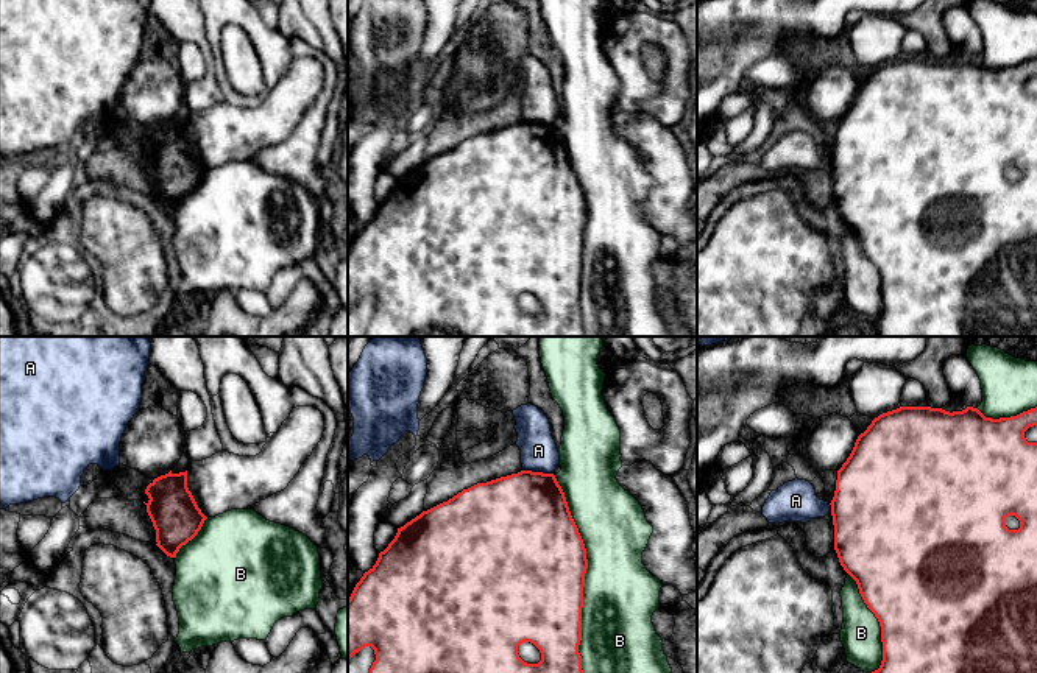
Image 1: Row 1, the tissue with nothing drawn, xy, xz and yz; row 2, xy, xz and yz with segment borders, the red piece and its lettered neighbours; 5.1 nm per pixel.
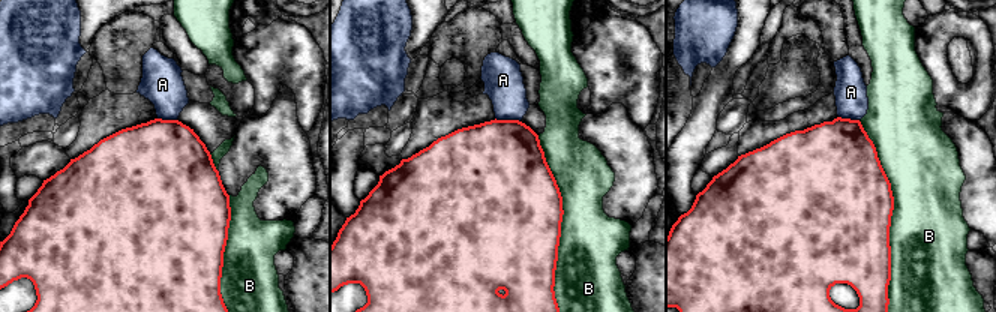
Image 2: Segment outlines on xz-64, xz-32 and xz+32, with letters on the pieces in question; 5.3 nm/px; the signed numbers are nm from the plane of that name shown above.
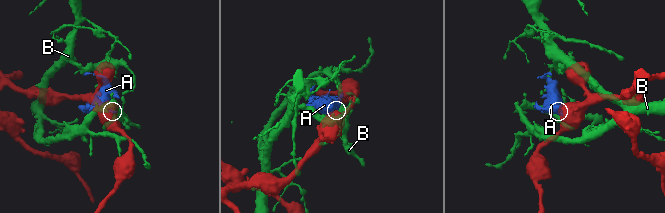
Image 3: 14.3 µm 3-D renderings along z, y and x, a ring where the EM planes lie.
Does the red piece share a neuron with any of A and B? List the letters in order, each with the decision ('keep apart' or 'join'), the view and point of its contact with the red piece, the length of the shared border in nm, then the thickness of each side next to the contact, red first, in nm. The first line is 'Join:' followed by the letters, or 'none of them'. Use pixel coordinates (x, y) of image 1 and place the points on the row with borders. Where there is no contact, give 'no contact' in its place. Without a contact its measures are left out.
Join: none of them
A: keep apart | xz (538, 472) | 160 nm | 460/190 nm
B: keep apart | xz (585, 572) | 1050 nm | 500/380 nm

